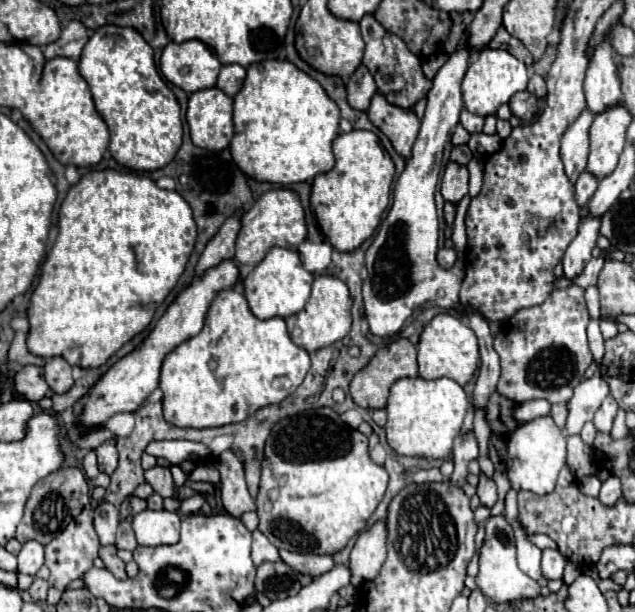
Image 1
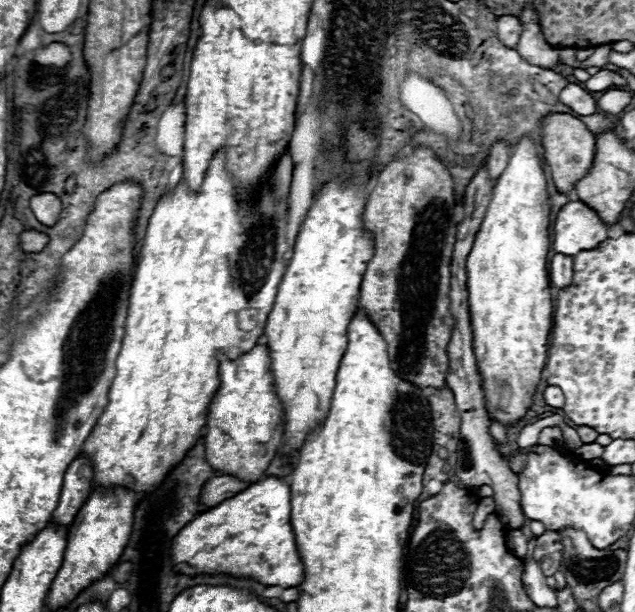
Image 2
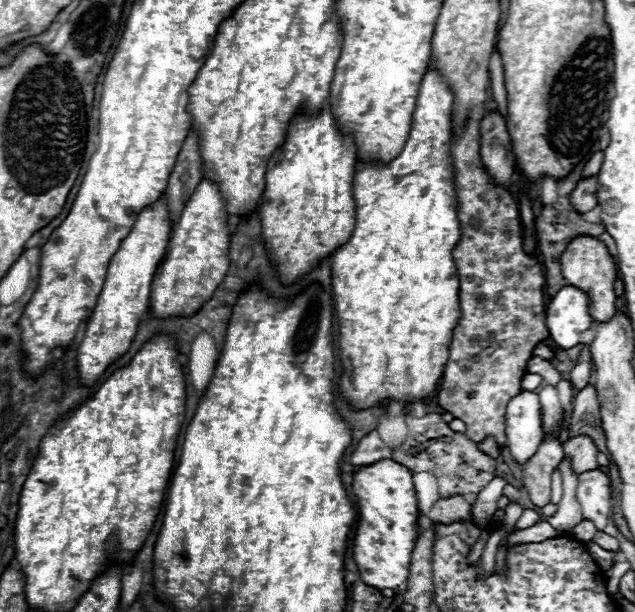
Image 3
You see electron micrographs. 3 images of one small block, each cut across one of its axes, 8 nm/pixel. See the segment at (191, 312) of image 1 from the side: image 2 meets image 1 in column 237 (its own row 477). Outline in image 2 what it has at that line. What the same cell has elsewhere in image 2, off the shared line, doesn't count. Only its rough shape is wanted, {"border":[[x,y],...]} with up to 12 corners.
{"border":[[266,476],[196,516],[182,574],[298,586],[290,486]]}

